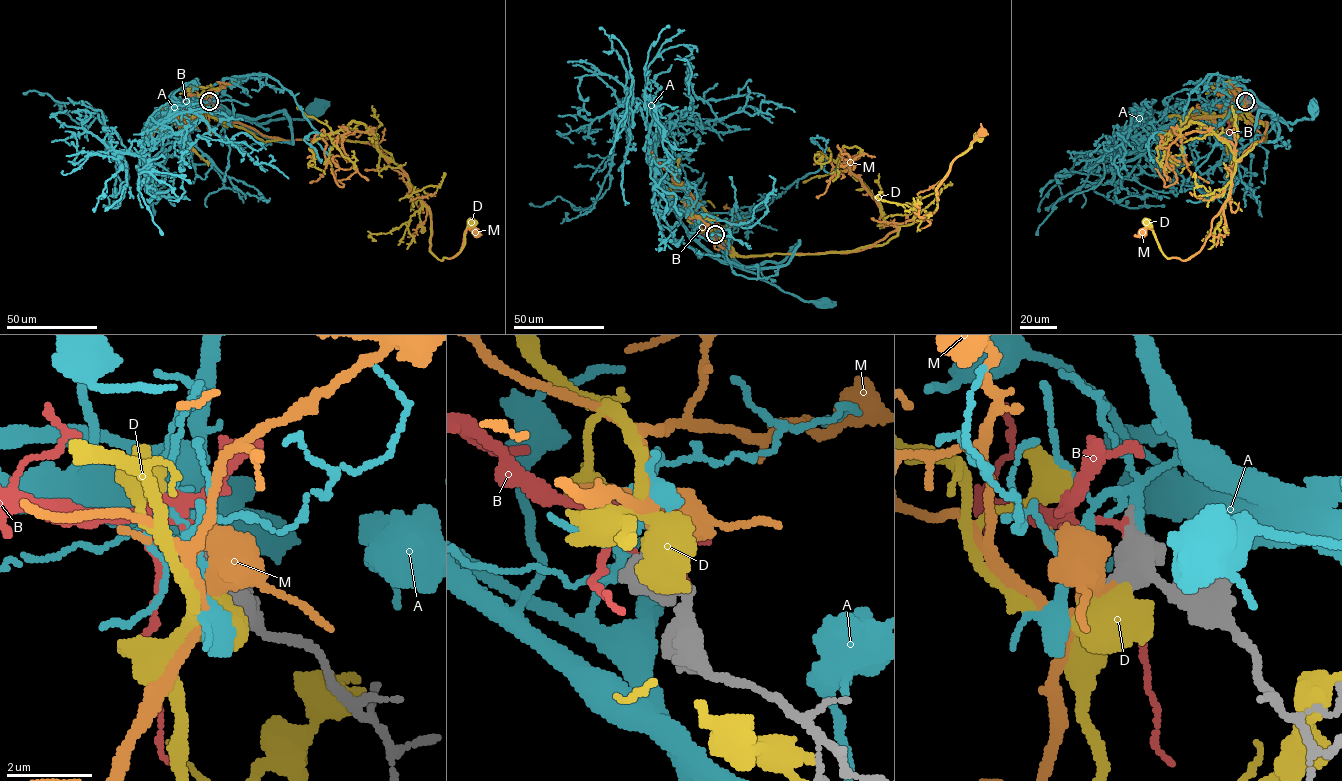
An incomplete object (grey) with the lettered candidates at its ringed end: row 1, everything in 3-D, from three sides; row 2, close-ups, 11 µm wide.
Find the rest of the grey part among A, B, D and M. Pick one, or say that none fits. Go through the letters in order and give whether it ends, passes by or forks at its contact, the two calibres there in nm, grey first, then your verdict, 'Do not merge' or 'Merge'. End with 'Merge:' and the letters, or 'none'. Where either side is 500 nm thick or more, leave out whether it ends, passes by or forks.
A: Thickness 700 nm (grey) against 140 nm. Do not merge
B: Thickness 800 nm (grey) against 130 nm. Do not merge
D: Thickness 420 nm (grey) against 600 nm. Do not merge
M: It passes by. Thickness 480 nm (grey) against 340 nm. Merge
Merge: M

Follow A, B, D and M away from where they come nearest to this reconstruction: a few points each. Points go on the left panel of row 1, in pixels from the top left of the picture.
A: (209, 98), (234, 117), (258, 123), (284, 118), (310, 118), (318, 106)
B: (209, 99), (194, 96), (184, 102), (184, 122), (189, 135)
D: (209, 101), (211, 115), (264, 142), (376, 144), (429, 210), (429, 251), (438, 259), (460, 252), (473, 223)
M: (209, 100), (209, 116), (263, 135), (376, 146), (429, 208), (440, 260), (476, 232)

